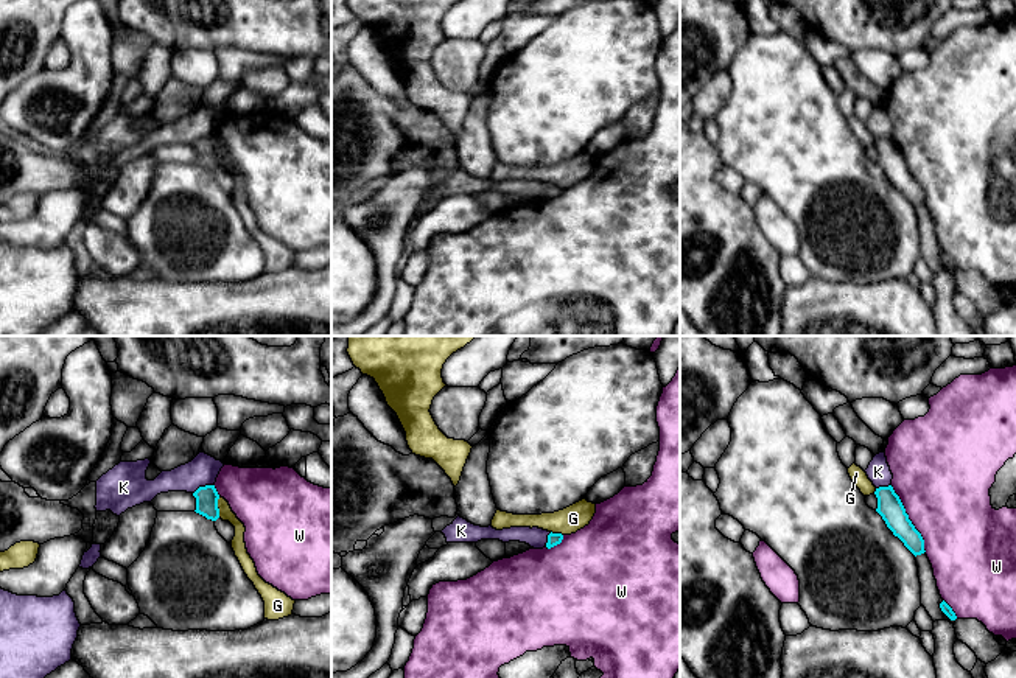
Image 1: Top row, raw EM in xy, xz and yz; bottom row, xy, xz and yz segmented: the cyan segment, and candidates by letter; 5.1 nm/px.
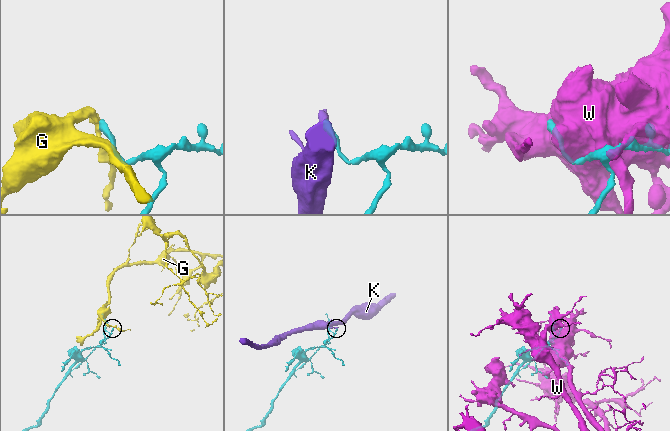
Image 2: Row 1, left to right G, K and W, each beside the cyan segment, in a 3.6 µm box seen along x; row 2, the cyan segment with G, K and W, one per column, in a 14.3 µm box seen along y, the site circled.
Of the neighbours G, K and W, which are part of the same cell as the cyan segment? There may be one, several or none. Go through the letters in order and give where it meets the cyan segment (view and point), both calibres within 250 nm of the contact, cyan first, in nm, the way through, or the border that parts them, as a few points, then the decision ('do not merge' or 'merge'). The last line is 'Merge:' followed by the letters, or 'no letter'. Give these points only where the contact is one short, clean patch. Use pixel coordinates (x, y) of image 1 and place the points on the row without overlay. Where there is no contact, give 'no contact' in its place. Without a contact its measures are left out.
G: meets cyan in xy at (217, 159); 120 nm thick on the cyan side, 70 nm on the other; runs through xy (207, 148), (217, 159), (226, 165); merge
K: meets cyan in xy at (203, 139); 120 nm thick on the cyan side, 160 nm on the other; border along xy (213, 136), (206, 136), (193, 145); do not merge
W: meets cyan in yz at (907, 170); 130 nm thick on the cyan side, 460 nm on the other; do not merge
Merge: G

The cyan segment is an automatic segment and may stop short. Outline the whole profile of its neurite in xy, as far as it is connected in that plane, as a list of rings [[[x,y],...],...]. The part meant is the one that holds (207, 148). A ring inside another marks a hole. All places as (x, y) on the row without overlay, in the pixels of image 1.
[[[215,137],[199,138],[193,148],[196,149],[196,165],[205,168],[207,171],[229,173],[235,179],[235,188],[232,191],[232,201],[238,210],[244,225],[254,235],[255,241],[265,253],[265,271],[279,272],[293,266],[294,255],[291,249],[279,243],[272,236],[266,235],[257,224],[255,215],[247,205],[244,194],[244,176],[232,163],[229,154],[221,149]]]

